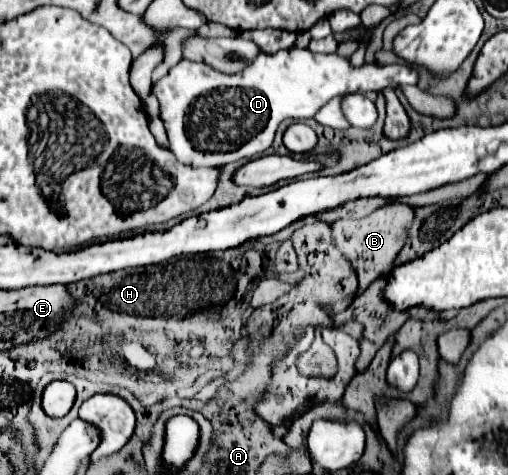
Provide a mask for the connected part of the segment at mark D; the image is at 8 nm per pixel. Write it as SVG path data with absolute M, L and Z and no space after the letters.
M288 49L288 51L278 51L278 53L260 53L246 71L238 75L226 75L218 73L206 63L194 63L188 59L182 59L178 67L170 69L166 77L162 77L154 91L160 101L160 111L162 111L162 121L168 133L170 141L170 151L176 155L176 159L184 165L194 165L194 167L218 167L224 163L240 161L240 159L250 159L260 153L264 153L276 135L276 129L280 121L284 119L310 119L316 115L316 111L328 103L332 97L344 95L344 93L362 93L362 91L380 91L382 87L396 87L396 85L416 85L418 83L418 71L412 69L410 65L386 65L386 67L376 67L364 63L362 67L354 67L350 59L330 53L312 53L308 49Z

